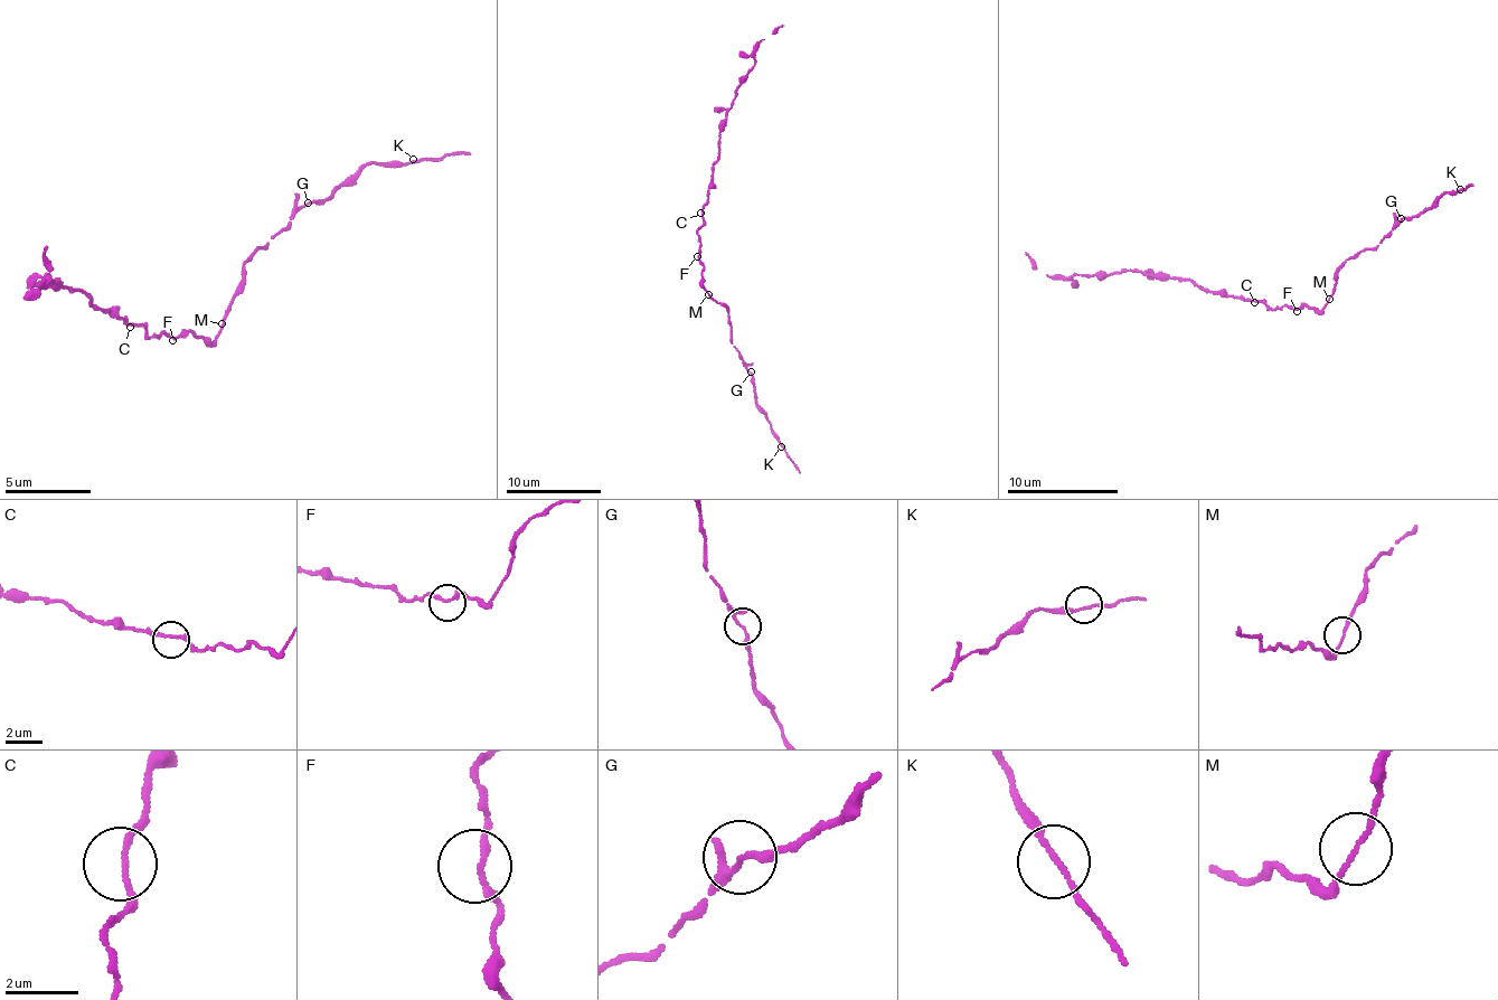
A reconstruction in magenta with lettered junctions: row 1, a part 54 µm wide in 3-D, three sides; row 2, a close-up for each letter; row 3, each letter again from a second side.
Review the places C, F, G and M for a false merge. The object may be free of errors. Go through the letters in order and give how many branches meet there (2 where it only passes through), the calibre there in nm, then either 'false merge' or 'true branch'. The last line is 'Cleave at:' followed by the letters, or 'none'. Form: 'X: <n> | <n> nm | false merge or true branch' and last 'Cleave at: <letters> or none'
C: 2 | 150 nm | true branch
F: 2 | 160 nm | true branch
G: 3 | 130 nm | true branch
M: 2 | 120 nm | true branch
Cleave at: none

